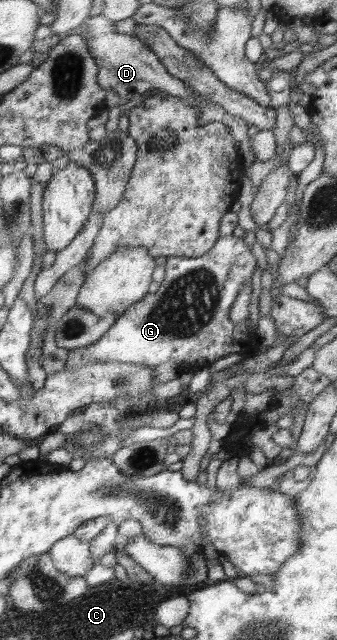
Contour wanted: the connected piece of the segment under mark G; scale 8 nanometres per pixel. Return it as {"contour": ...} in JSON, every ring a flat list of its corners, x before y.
{"contour":[[226,212,220,222,220,233,216,243,203,256,187,258,165,257,165,277,157,292,147,293,122,315,117,317,115,324,103,336,89,346,68,349,67,368,81,369,90,363,133,363,145,364,155,369,160,364,173,362,180,372,197,372,215,363,231,352,251,356,259,341,254,330,244,324,231,322,229,311,233,301,243,285,250,284,257,258,251,253,243,238,235,237,233,229,238,225,237,213]]}

